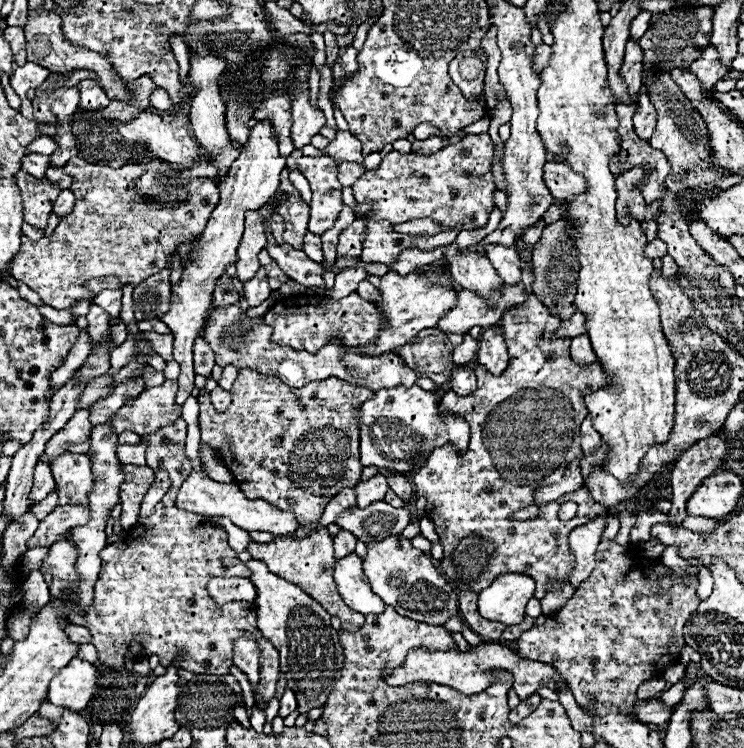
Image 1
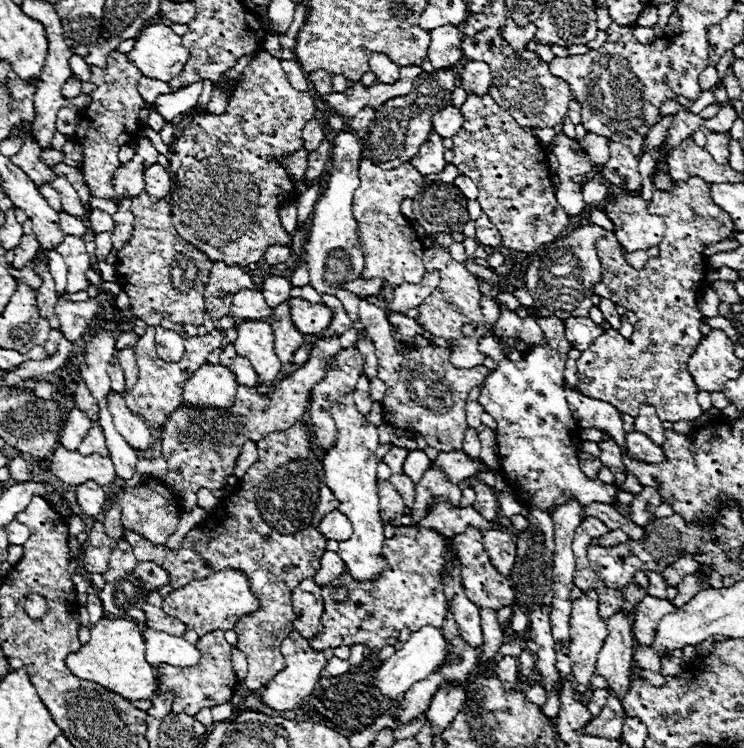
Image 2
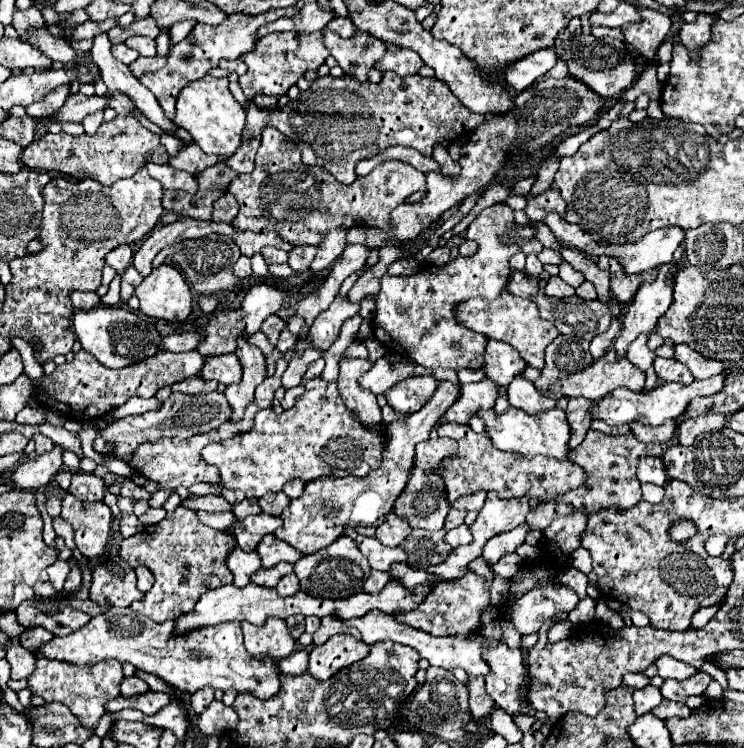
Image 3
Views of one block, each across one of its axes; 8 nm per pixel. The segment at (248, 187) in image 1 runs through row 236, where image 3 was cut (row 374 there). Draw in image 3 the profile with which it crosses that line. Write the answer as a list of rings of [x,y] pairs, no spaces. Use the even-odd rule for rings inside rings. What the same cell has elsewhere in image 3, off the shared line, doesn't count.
[[[236,354],[208,356],[204,360],[200,376],[206,380],[216,380],[220,384],[232,384],[232,382],[240,382],[242,366],[240,366]]]

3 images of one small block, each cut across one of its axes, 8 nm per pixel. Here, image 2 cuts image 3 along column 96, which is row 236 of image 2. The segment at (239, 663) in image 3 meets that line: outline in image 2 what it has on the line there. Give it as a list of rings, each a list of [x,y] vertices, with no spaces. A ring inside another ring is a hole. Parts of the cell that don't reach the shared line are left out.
[[[618,192],[612,196],[612,202],[604,206],[606,216],[614,224],[614,236],[618,238],[620,246],[626,252],[636,252],[636,250],[648,250],[652,246],[658,246],[662,236],[664,236],[664,222],[656,214],[648,214],[646,210],[646,200],[640,196],[628,196],[626,192]]]

